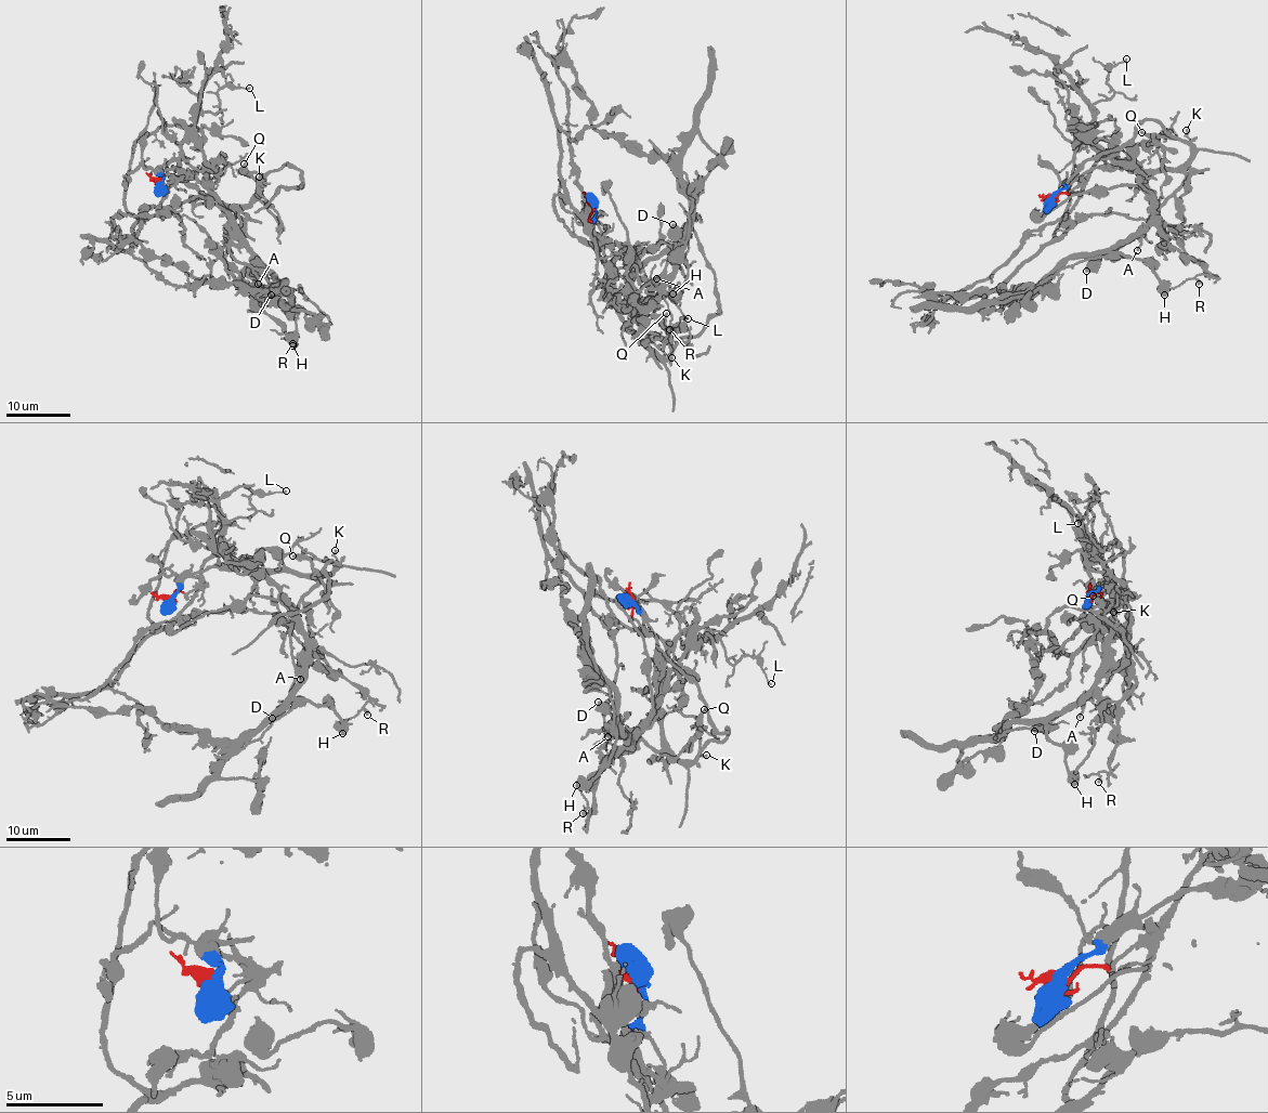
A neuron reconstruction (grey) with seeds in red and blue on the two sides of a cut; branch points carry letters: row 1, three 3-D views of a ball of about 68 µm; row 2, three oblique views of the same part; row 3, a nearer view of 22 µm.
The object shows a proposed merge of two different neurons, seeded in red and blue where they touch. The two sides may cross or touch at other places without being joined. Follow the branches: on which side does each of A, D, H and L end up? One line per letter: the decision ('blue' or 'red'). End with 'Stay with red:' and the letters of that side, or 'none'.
A: blue
D: blue
H: blue
L: red
Stay with red: L

